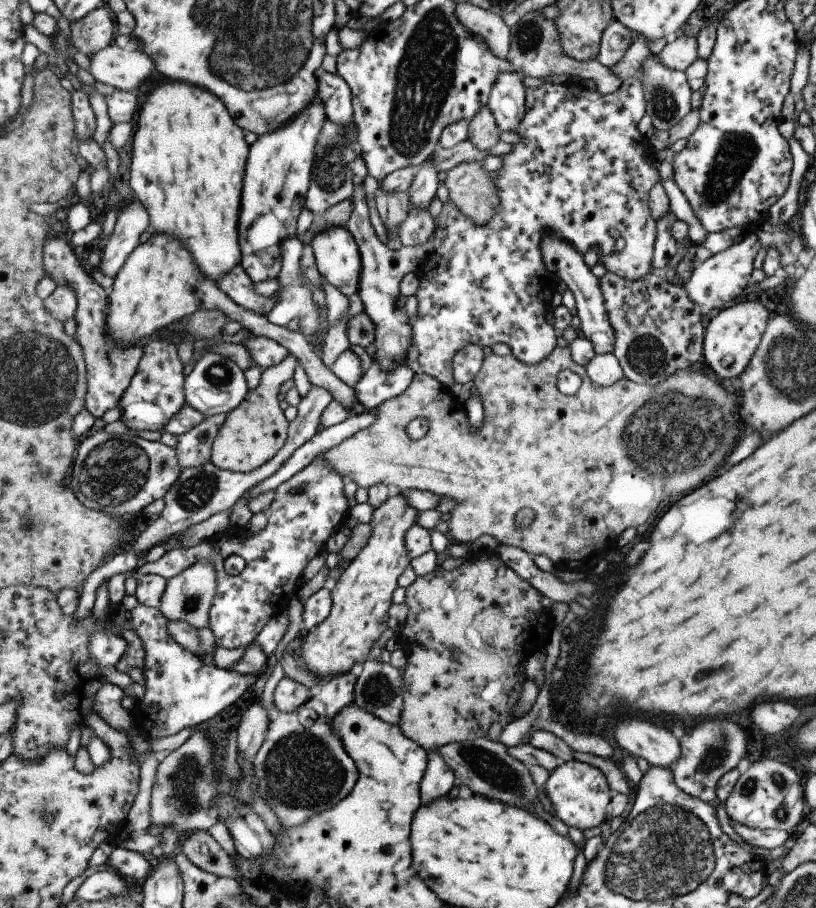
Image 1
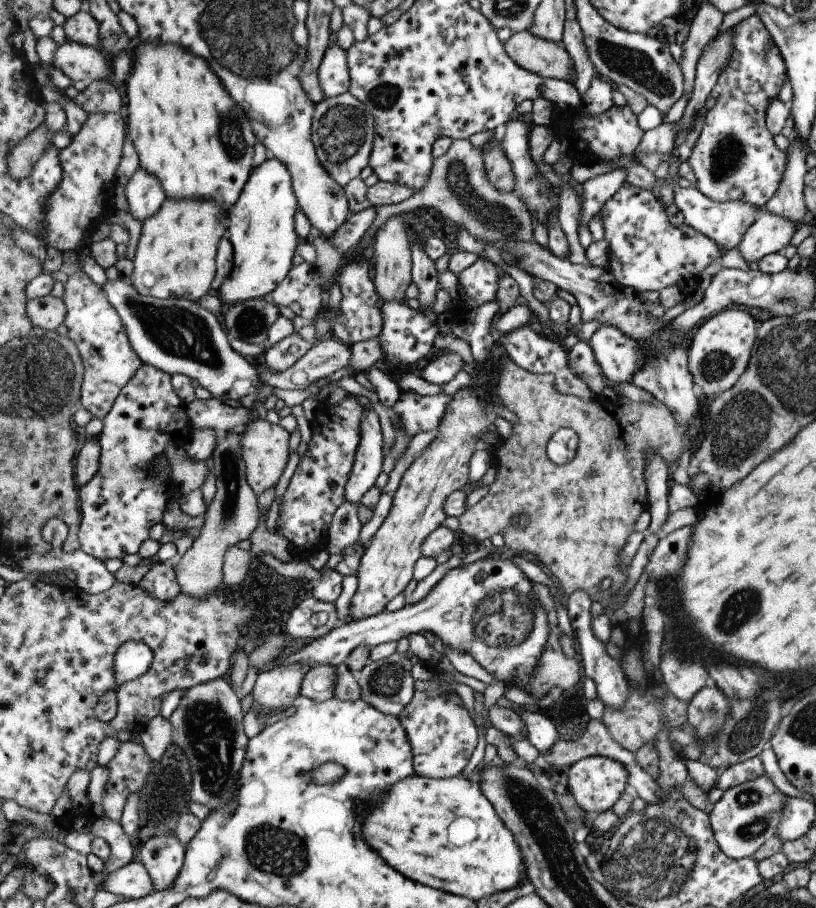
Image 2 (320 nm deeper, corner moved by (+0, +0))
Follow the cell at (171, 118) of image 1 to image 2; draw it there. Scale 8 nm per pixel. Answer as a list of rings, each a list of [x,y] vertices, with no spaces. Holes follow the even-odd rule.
[[[141,43],[131,68],[125,83],[128,97],[125,115],[128,133],[139,154],[140,167],[161,180],[166,197],[177,200],[213,198],[225,206],[223,210],[227,210],[229,215],[254,171],[253,156],[259,140],[250,117],[243,112],[237,100],[233,100],[207,60],[181,48],[179,44]]]

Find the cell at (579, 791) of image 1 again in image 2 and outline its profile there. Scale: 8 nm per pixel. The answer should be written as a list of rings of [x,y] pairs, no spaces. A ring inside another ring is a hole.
[[[603,756],[588,757],[576,764],[573,764],[568,771],[569,790],[575,798],[582,812],[603,813],[610,811],[615,802],[623,796],[630,784],[630,773],[625,765],[617,760],[612,760]]]

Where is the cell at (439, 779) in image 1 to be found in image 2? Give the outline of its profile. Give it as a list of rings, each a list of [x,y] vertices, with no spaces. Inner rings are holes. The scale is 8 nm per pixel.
[[[416,680],[415,688],[413,701],[398,718],[414,745],[416,774],[437,780],[460,776],[479,744],[471,712],[461,696],[445,692],[439,682]]]

